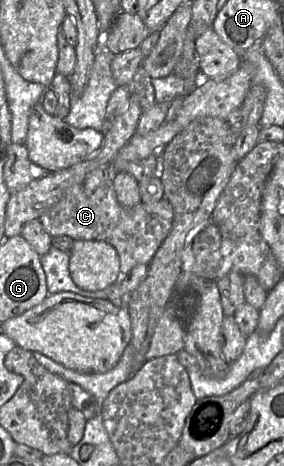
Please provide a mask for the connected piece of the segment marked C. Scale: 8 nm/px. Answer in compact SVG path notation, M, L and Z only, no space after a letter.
M109 181L97 188L91 195L84 191L84 184L76 184L70 187L61 200L46 211L39 218L45 230L52 236L67 235L73 240L98 240L105 241L112 245L120 259L120 272L127 274L135 265L148 265L162 242L170 233L173 220L174 210L165 197L154 203L141 202L131 208L121 206L117 200L113 181Z

